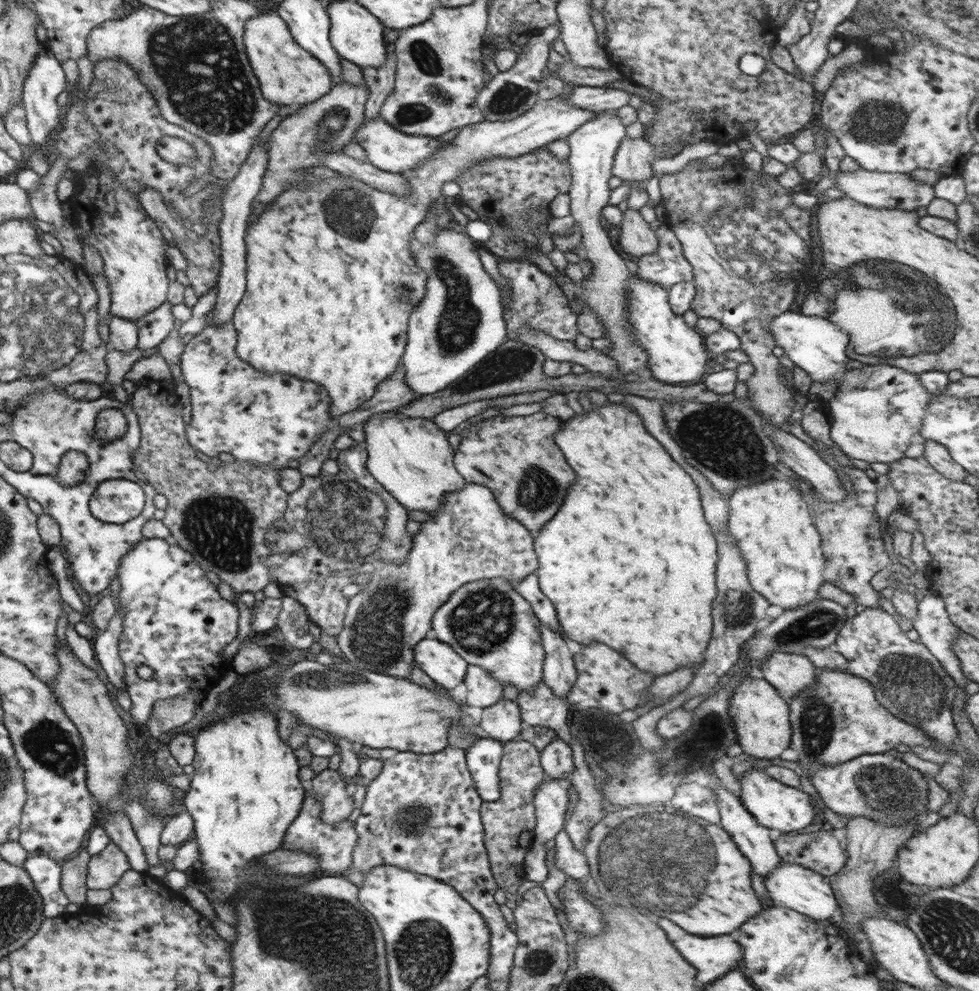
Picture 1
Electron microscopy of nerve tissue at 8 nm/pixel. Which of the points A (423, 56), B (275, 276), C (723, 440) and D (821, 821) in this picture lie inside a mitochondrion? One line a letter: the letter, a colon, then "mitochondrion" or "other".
A: mitochondrion
B: other
C: mitochondrion
D: other

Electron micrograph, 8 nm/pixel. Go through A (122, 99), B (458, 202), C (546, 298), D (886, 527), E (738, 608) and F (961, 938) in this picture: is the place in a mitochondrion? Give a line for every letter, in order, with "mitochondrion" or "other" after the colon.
A: mitochondrion
B: other
C: other
D: other
E: mitochondrion
F: mitochondrion

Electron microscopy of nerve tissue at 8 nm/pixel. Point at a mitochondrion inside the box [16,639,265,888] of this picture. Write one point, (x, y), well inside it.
(50, 746)

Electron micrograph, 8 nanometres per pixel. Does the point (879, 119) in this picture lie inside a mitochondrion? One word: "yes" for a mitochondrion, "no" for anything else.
yes

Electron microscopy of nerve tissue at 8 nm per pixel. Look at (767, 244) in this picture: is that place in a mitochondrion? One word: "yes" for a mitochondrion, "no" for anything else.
yes

